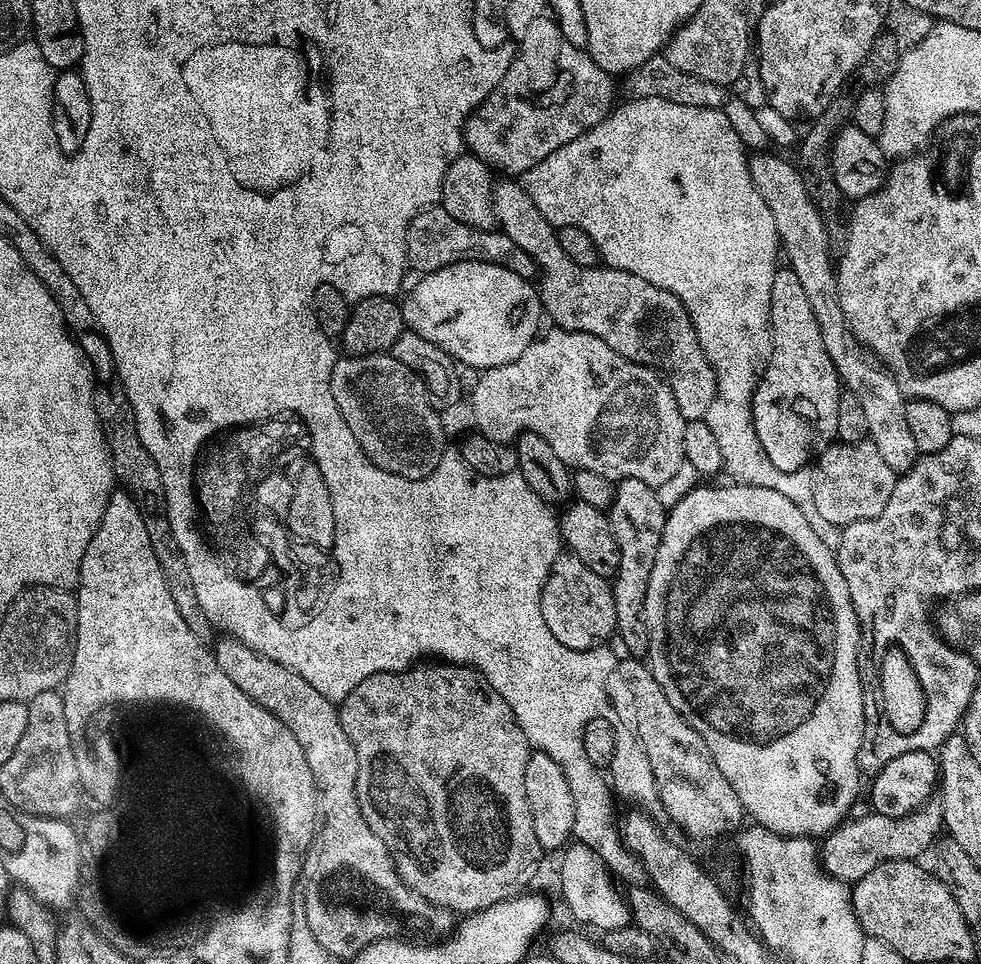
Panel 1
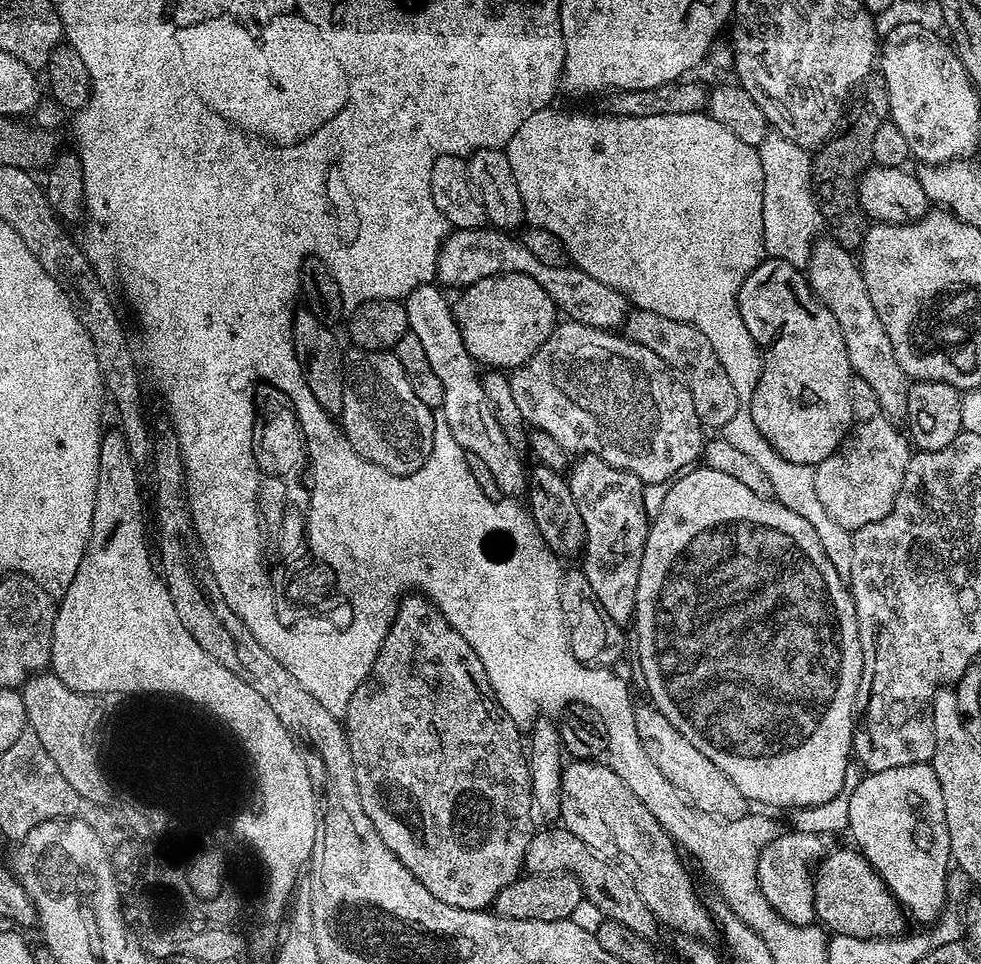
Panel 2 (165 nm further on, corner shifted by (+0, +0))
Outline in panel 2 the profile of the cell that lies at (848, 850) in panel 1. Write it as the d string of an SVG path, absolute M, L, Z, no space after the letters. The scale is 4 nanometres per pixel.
M795 830L781 831L758 858L758 886L760 893L787 924L808 926L816 920L816 907L812 905L812 881L816 865L828 855L830 844L818 833Z

